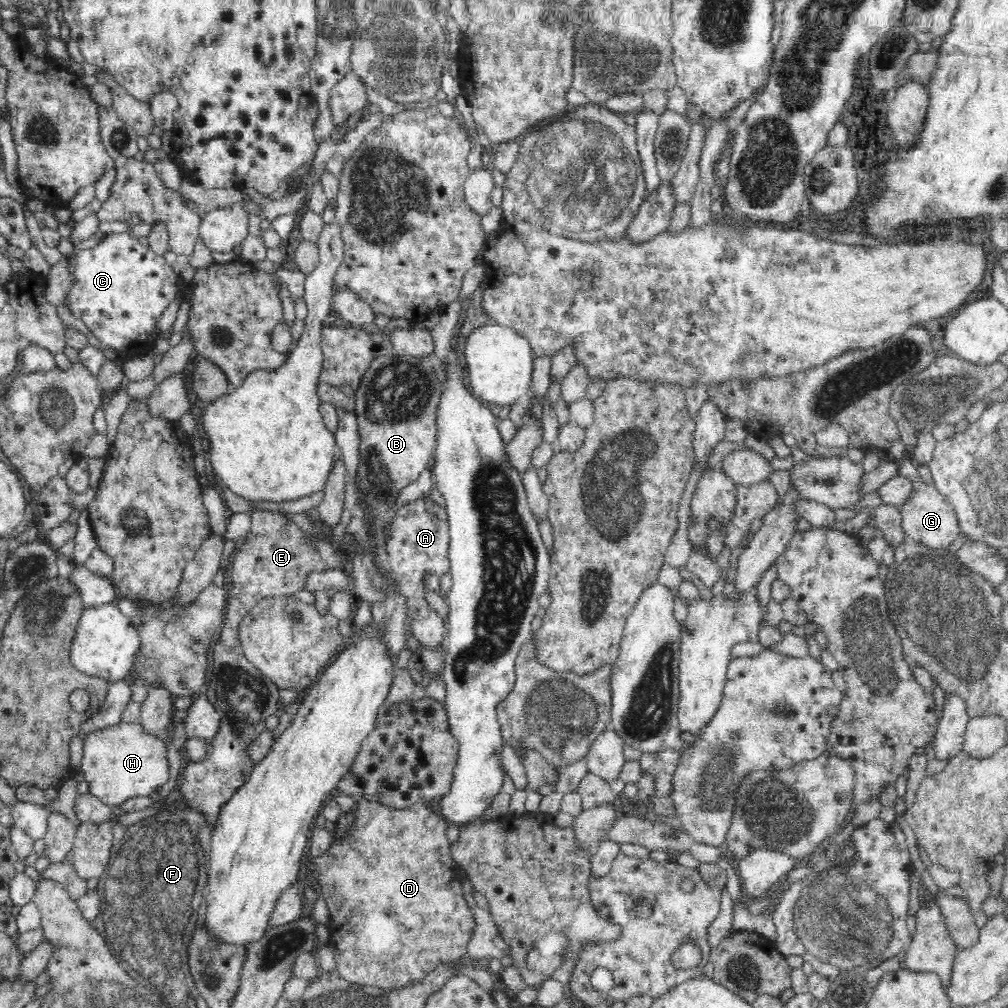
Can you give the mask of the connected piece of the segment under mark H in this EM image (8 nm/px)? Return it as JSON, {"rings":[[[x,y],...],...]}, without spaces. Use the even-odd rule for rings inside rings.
{"rings":[[[122,721],[88,735],[83,735],[83,758],[80,767],[82,777],[88,782],[90,794],[116,808],[130,797],[148,797],[156,788],[170,782],[168,744],[163,735],[152,734],[142,723],[128,724]]]}

